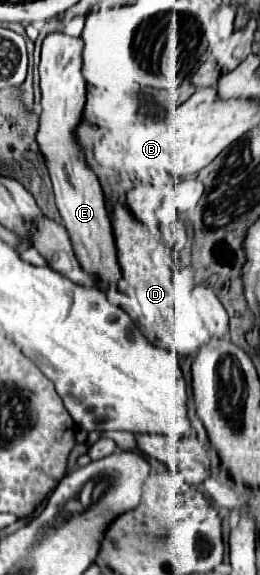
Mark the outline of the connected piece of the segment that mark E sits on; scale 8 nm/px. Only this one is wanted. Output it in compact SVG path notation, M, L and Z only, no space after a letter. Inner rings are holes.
M63 30L47 34L41 50L41 122L37 142L47 160L55 202L61 212L63 224L73 238L73 248L77 250L77 258L85 270L93 270L93 274L101 274L101 278L121 278L121 270L115 258L115 238L111 218L105 210L103 192L95 174L87 168L79 144L75 142L75 126L81 120L81 112L85 106L85 80L83 80L83 40L81 36L73 38Z

